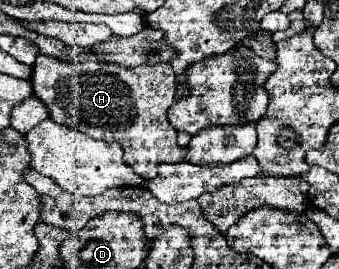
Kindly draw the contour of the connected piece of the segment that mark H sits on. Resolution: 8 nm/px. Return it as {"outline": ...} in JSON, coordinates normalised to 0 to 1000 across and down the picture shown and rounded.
{"outline":[[[109,204],[91,309],[103,361],[133,383],[162,457],[215,472],[274,517],[345,524],[369,569],[363,599],[422,665],[463,658],[475,606],[546,599],[552,584],[558,554],[522,532],[522,487],[493,450],[493,405],[516,353],[504,234],[375,257],[345,234],[227,234]]]}

